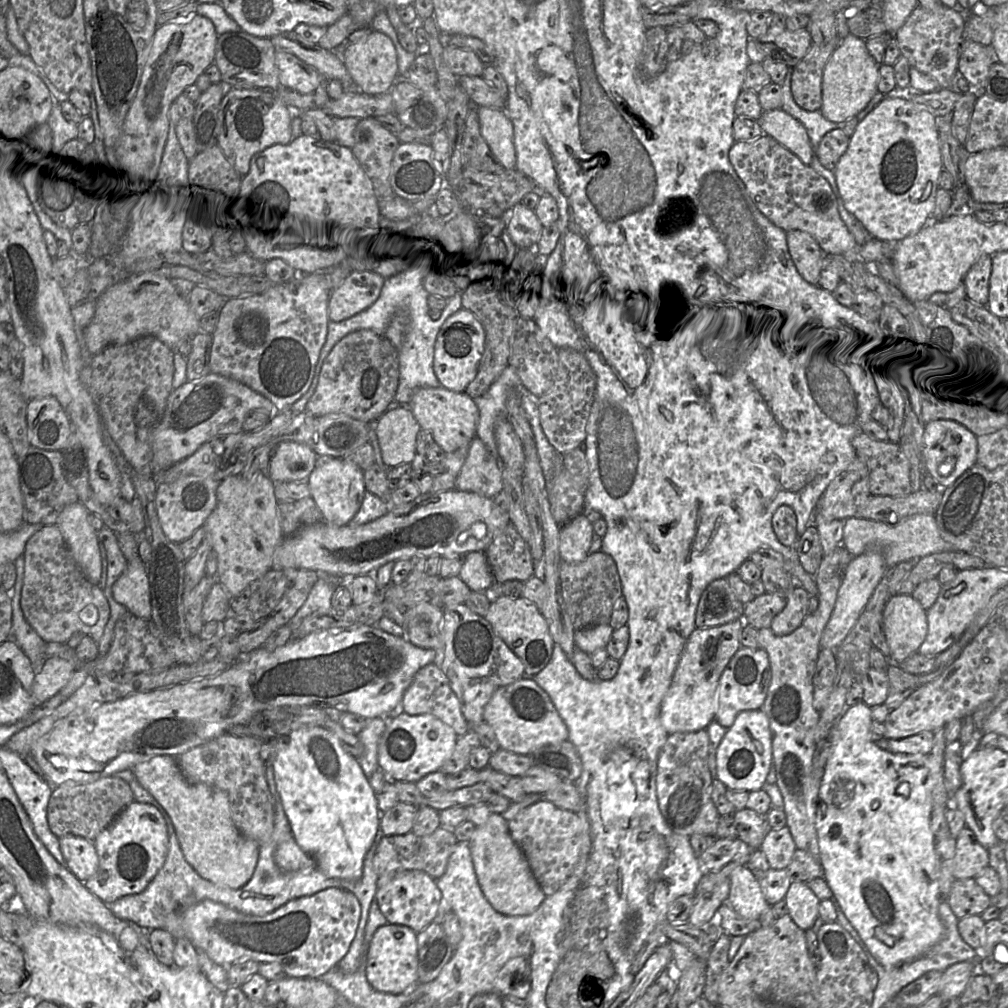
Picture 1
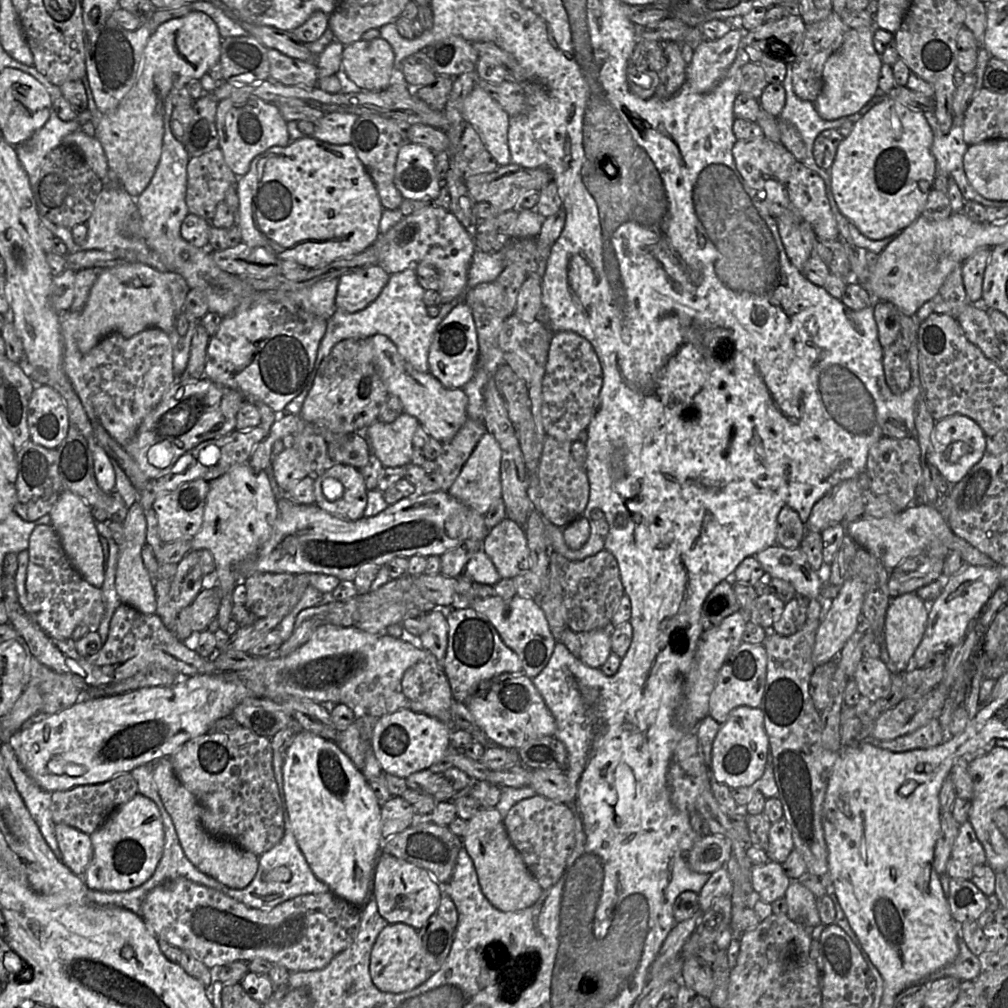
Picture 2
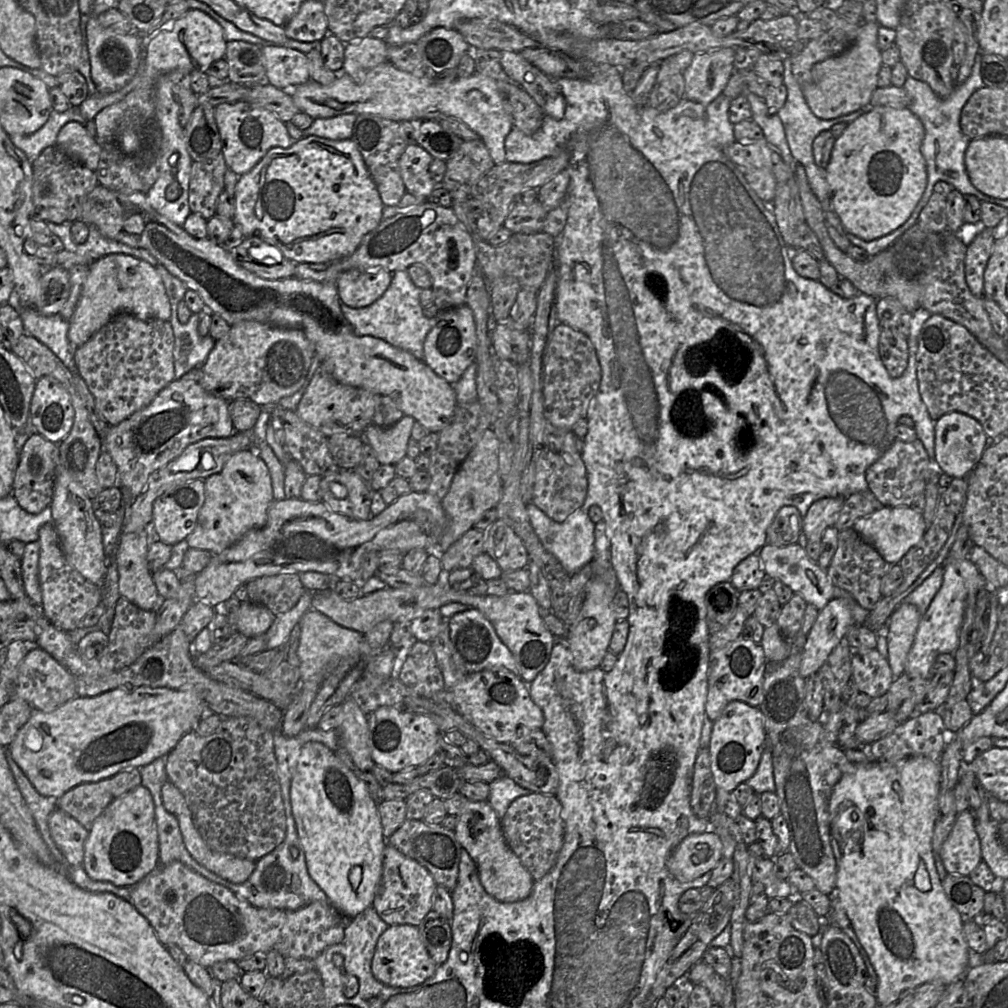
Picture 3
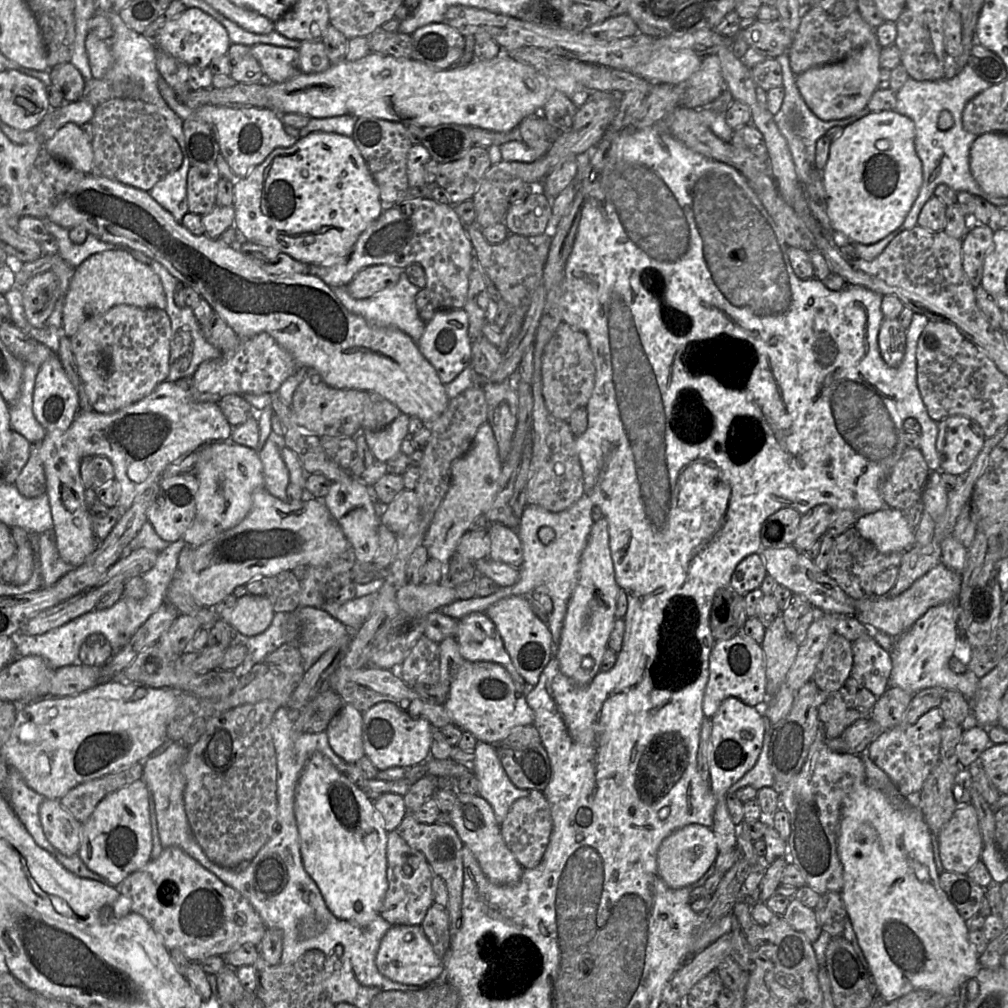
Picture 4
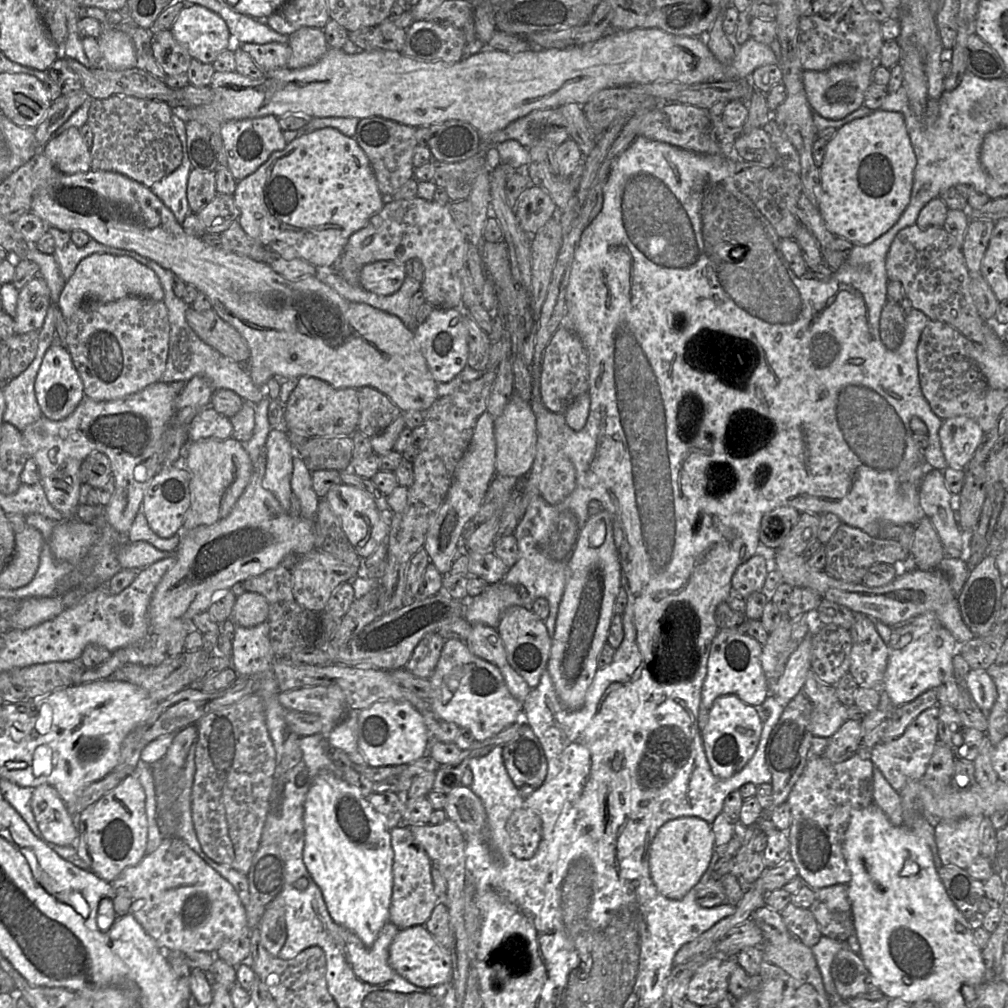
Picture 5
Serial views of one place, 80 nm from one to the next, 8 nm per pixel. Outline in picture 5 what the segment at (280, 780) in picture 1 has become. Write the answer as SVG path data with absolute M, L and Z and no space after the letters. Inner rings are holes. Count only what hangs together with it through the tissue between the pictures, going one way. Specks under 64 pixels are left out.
M320 771L311 782L304 803L304 829L303 861L322 892L330 916L355 933L364 945L372 946L383 926L390 922L394 859L390 830L358 788L329 771Z

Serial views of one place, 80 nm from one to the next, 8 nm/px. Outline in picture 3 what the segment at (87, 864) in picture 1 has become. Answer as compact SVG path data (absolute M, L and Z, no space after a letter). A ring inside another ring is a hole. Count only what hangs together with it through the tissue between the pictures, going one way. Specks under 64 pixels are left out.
M58 808L49 817L50 834L68 867L82 866L88 831L73 817Z

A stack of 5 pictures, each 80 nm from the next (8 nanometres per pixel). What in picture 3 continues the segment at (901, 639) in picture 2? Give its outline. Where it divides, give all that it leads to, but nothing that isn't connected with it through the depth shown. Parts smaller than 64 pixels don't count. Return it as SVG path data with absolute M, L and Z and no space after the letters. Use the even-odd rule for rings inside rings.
M901 602L890 615L884 634L888 662L895 678L905 673L907 657L922 615L913 604Z

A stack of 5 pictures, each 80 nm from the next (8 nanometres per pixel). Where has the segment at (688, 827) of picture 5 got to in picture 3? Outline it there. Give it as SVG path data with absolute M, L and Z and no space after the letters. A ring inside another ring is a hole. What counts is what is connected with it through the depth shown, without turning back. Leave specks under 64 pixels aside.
M713 831L686 836L666 861L669 872L681 882L690 882L712 871L723 858L723 845Z

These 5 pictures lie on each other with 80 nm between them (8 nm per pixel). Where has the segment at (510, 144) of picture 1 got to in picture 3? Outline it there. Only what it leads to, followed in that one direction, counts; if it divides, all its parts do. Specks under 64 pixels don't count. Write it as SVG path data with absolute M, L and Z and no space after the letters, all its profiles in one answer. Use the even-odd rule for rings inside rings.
M385 61L369 70L362 84L340 73L330 85L323 86L309 80L288 91L299 111L312 119L342 114L371 114L397 122L418 123L427 120L427 115L433 112L441 112L459 119L474 131L484 143L494 165L499 165L506 161L505 138L514 127L511 106L506 96L506 82L511 81L498 81L477 72L450 82L439 81L435 75L417 77Z

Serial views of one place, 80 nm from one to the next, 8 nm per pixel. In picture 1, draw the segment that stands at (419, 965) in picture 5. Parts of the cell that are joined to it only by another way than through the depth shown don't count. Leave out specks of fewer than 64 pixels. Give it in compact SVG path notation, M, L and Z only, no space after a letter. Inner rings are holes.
M404 925L379 927L369 945L366 977L374 989L385 993L402 994L414 987L418 981L417 933Z

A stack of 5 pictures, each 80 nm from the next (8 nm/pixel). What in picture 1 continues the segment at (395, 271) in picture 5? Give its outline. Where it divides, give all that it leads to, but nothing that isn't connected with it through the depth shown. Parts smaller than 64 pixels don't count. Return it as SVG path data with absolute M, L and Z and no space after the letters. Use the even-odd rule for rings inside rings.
M356 270L331 291L329 320L340 322L370 307L379 297L385 276L377 270Z

